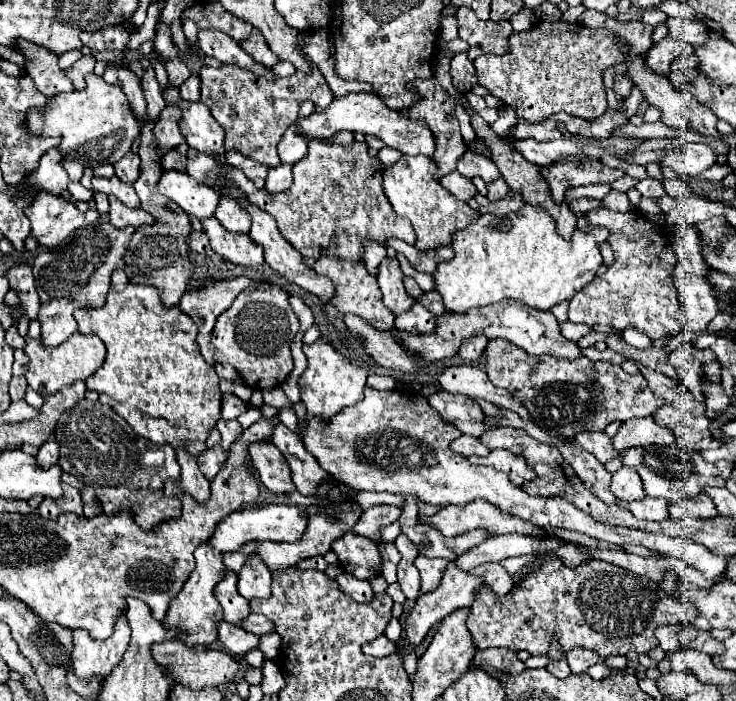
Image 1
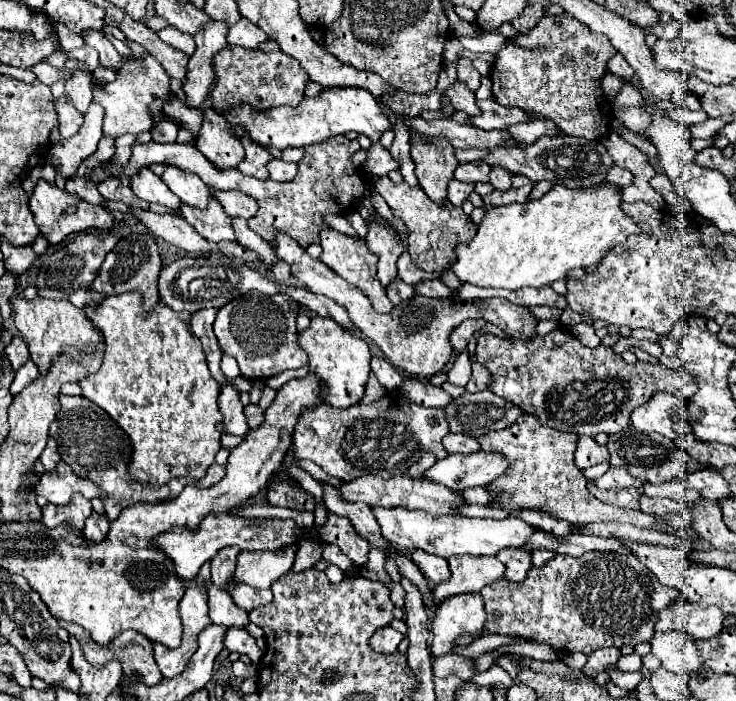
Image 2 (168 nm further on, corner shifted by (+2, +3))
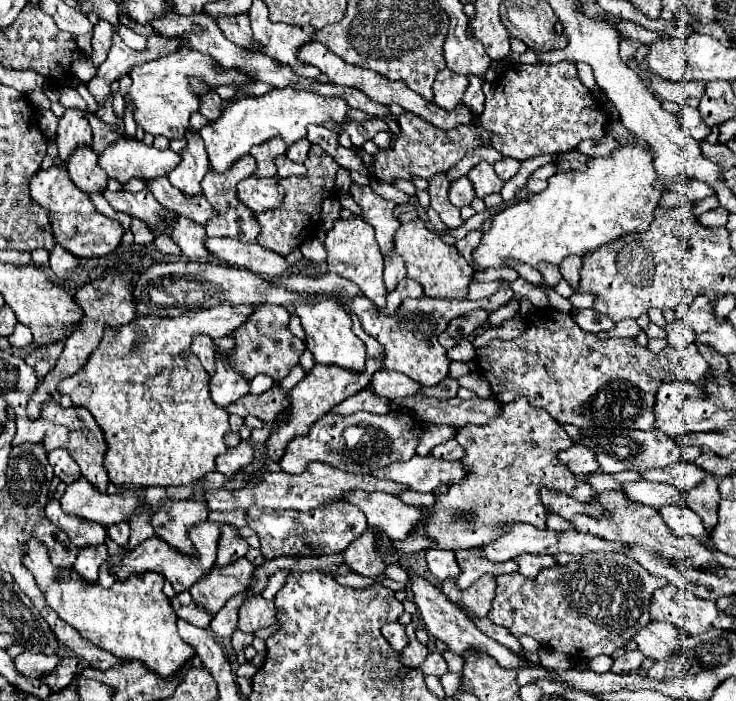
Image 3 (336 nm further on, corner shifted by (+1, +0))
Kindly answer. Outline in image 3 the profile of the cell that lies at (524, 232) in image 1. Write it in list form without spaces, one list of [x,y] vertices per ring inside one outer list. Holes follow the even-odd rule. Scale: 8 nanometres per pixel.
[[[631,143],[623,145],[611,157],[593,157],[587,163],[585,171],[563,171],[549,177],[549,187],[541,191],[541,195],[529,197],[525,203],[511,205],[493,217],[491,229],[481,237],[479,247],[473,251],[473,261],[481,269],[501,269],[509,267],[507,261],[515,259],[519,263],[527,263],[531,267],[539,267],[539,263],[561,265],[565,257],[579,255],[585,257],[595,249],[619,239],[627,233],[645,233],[653,221],[653,209],[659,203],[661,191],[657,191],[651,183],[657,181],[653,171],[653,153],[643,145]]]

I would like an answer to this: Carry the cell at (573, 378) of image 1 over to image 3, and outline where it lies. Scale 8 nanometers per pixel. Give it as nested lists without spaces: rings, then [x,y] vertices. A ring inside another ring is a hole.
[[[547,307],[539,309],[529,319],[529,325],[519,339],[491,339],[479,351],[477,367],[501,403],[511,403],[517,397],[527,397],[533,407],[545,409],[557,423],[569,423],[579,429],[653,429],[655,393],[665,379],[673,379],[673,371],[679,361],[679,351],[671,347],[655,355],[649,349],[637,347],[635,339],[597,339],[593,333],[587,333],[577,323],[573,323],[569,313]]]

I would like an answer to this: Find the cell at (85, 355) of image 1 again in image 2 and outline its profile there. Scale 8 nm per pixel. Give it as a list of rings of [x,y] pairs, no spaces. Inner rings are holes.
[[[12,298],[14,308],[14,320],[16,328],[20,330],[24,342],[28,344],[30,358],[40,368],[42,374],[48,372],[52,360],[62,352],[64,344],[70,344],[74,348],[84,348],[88,344],[100,344],[102,336],[94,328],[94,324],[86,318],[82,308],[72,306],[68,300],[52,300],[52,298]]]

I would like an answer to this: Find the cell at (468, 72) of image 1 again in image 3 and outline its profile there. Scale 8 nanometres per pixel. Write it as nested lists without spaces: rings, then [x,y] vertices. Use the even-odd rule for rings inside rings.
[[[469,75],[467,79],[469,79],[469,87],[467,87],[465,95],[463,95],[463,103],[465,103],[467,107],[471,107],[473,113],[479,115],[479,113],[483,111],[483,101],[485,101],[485,95],[483,95],[483,91],[481,91],[483,79],[477,77],[477,75]]]

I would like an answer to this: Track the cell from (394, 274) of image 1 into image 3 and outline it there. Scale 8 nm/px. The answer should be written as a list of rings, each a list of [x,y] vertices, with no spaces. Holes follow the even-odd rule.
[[[351,185],[351,197],[355,199],[357,205],[361,205],[361,219],[375,229],[381,253],[391,255],[395,251],[393,235],[401,225],[399,219],[393,215],[395,203],[383,199],[371,187],[359,185]]]

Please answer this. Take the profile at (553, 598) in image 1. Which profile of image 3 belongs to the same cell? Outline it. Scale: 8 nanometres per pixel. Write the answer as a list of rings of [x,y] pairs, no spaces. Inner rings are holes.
[[[587,553],[577,563],[571,565],[553,565],[541,571],[535,579],[525,579],[523,575],[509,573],[497,577],[497,589],[493,599],[493,609],[489,611],[489,619],[495,625],[509,629],[515,637],[529,635],[539,645],[549,647],[553,651],[561,651],[575,659],[591,659],[597,655],[611,655],[617,647],[627,645],[637,631],[651,623],[649,605],[651,597],[657,589],[665,587],[665,579],[649,575],[637,561],[621,555],[621,553]]]

